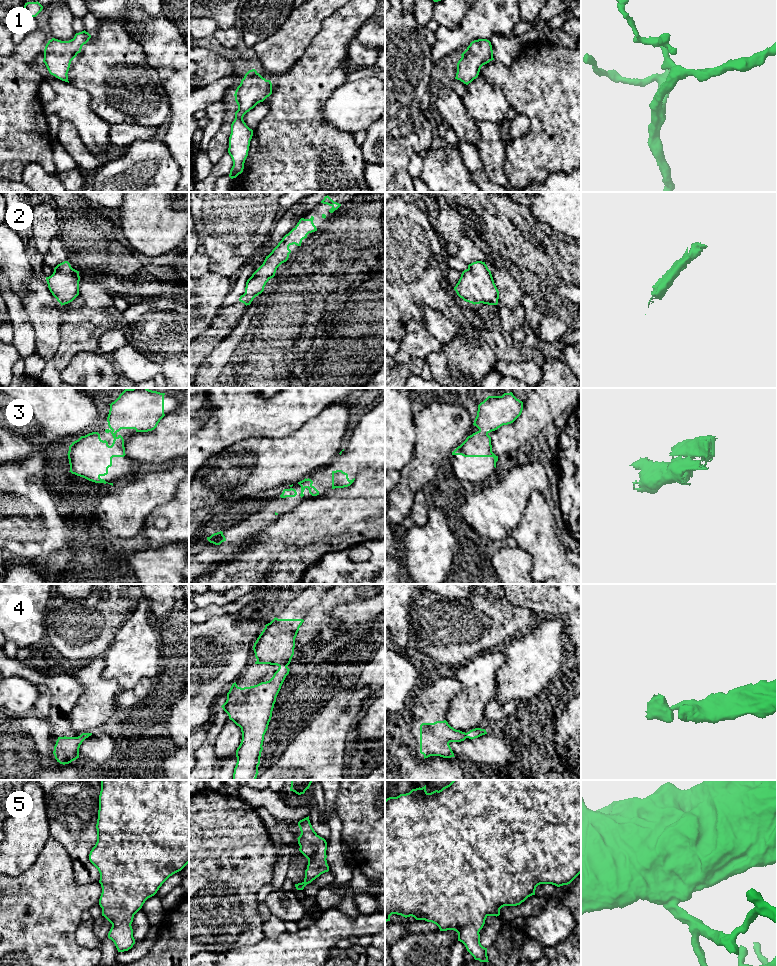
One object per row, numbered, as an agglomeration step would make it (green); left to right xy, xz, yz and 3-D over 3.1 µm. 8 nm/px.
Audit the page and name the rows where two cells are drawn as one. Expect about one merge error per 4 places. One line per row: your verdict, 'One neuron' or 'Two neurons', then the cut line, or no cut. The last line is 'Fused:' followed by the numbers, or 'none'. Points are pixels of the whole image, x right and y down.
1: One neuron. No split
2: One neuron. No split
3: One neuron. No split
4: One neuron. No split
5: One neuron. No split
Fused: none

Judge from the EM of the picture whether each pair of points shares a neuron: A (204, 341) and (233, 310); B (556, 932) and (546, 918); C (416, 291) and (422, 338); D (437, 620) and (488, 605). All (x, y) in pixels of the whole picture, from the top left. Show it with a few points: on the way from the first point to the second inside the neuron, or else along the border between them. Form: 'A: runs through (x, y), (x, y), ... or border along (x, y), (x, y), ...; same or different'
A: runs through (212, 333), (227, 318); same
B: runs through (553, 929), (549, 921); same
C: border along (423, 324), (409, 321), (403, 338); different
D: runs through (450, 620), (473, 620), (475, 618); same

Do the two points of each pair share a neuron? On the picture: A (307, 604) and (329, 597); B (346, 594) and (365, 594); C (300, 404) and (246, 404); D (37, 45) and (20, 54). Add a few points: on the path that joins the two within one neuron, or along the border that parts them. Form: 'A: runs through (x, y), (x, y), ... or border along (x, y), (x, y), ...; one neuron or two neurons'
A: border along (319, 602), (306, 616); two neurons
B: runs through (351, 594), (360, 594); one neuron
C: runs through (287, 405), (259, 405); one neuron
D: runs through (33, 46), (24, 52); one neuron

